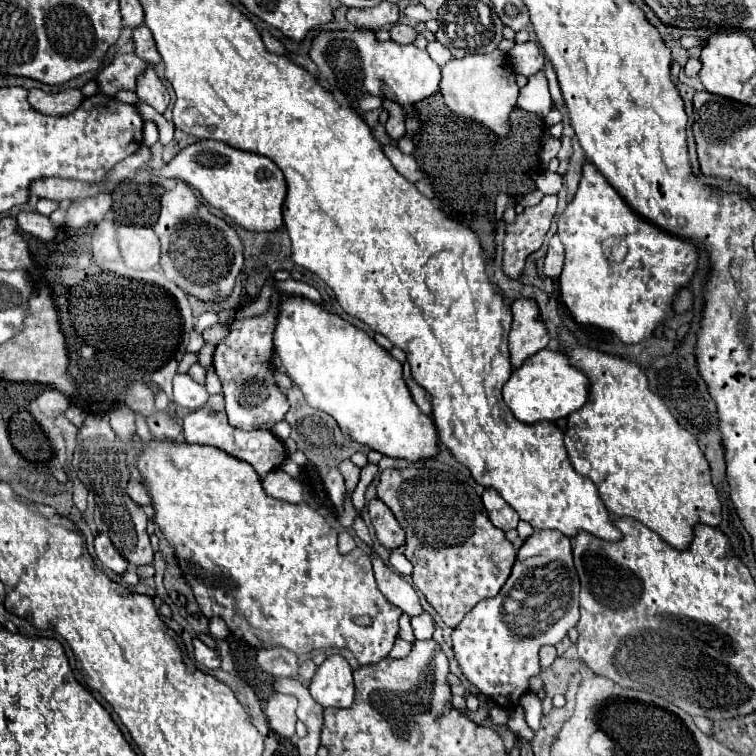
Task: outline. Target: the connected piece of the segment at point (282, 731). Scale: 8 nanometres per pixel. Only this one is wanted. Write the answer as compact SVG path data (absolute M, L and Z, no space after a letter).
M275 694L267 702L265 716L269 720L269 726L283 738L291 738L295 734L295 722L297 722L295 708L297 700L285 694Z

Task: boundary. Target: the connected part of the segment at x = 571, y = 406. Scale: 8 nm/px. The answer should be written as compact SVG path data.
M543 348L527 358L521 368L513 370L511 378L503 386L505 404L511 408L517 420L527 424L567 418L587 402L587 394L587 378L575 370L561 352L551 348Z

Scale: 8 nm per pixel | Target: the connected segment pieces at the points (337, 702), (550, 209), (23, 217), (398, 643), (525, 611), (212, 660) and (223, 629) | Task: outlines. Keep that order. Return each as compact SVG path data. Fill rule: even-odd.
M341 654L329 656L315 672L309 692L313 700L325 708L349 708L355 696L353 670Z
M545 196L537 206L525 208L525 212L507 226L503 254L503 270L507 276L519 278L525 266L525 258L543 244L555 210L557 196Z
M19 212L17 222L19 222L21 230L25 230L27 234L31 234L43 242L53 240L57 234L57 226L39 212Z
M397 638L395 640L395 646L393 646L393 650L389 652L389 656L391 658L405 658L409 652L411 652L412 644L406 642L405 640L401 640L401 638Z
M539 530L539 532L533 532L531 538L527 538L527 540L523 542L523 546L519 548L517 560L515 560L515 564L513 564L513 572L509 574L509 578L507 578L505 586L501 588L501 592L499 592L495 598L491 598L491 600L479 602L479 604L463 618L463 622L455 628L455 632L453 632L455 658L457 658L457 662L459 662L465 678L467 678L471 684L475 684L481 694L493 698L493 700L495 700L499 706L503 706L503 708L513 708L513 706L519 704L519 698L529 690L529 678L531 678L531 676L537 676L539 670L541 670L541 666L539 666L539 656L537 656L537 654L539 654L539 648L545 646L545 644L557 644L557 642L561 642L561 638L563 638L577 622L579 622L579 578L577 578L577 572L575 572L575 566L573 566L571 542L569 542L569 538L563 536L561 532L555 532L555 530Z
M193 638L193 646L195 646L195 660L197 664L205 666L207 670L217 670L221 660L219 660L219 654L211 648L207 648L199 638Z
M213 618L211 620L211 626L209 626L209 632L211 632L211 638L221 640L223 634L229 634L229 628L225 626L225 622L221 618Z

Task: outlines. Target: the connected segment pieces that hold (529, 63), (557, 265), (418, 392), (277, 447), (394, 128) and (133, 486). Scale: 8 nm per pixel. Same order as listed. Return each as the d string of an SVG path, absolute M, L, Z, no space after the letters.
M525 42L525 44L515 44L509 52L509 62L517 74L523 76L533 76L535 72L543 70L545 64L545 54L537 42Z
M553 234L549 244L547 244L547 256L545 256L543 272L555 280L555 278L559 278L561 268L563 268L563 246L559 242L559 236Z
M411 378L407 380L407 388L409 388L409 392L411 392L415 404L419 406L419 410L421 410L423 414L431 416L431 412L433 412L433 408L431 408L431 396L429 396L419 384L415 384Z
M203 406L203 408L199 408L199 410L185 416L185 420L183 420L183 436L185 436L185 442L189 442L189 444L203 444L203 446L223 448L223 452L227 452L227 454L231 454L231 456L235 456L235 458L239 458L243 462L249 462L261 478L265 478L271 470L281 468L283 460L289 456L285 444L281 440L277 440L273 432L269 432L265 428L257 428L257 430L251 430L251 432L233 428L227 422L225 412L215 412L211 408L207 408L207 406Z
M389 100L383 102L383 108L389 112L389 120L385 124L387 128L387 134L395 140L403 138L405 136L405 112L403 112L403 106L399 104L391 104Z
M131 480L131 482L127 484L127 496L129 496L135 504L139 504L139 506L151 504L151 500L149 500L149 496L147 496L147 492L145 492L145 488L143 488L143 484L141 484L139 480Z

